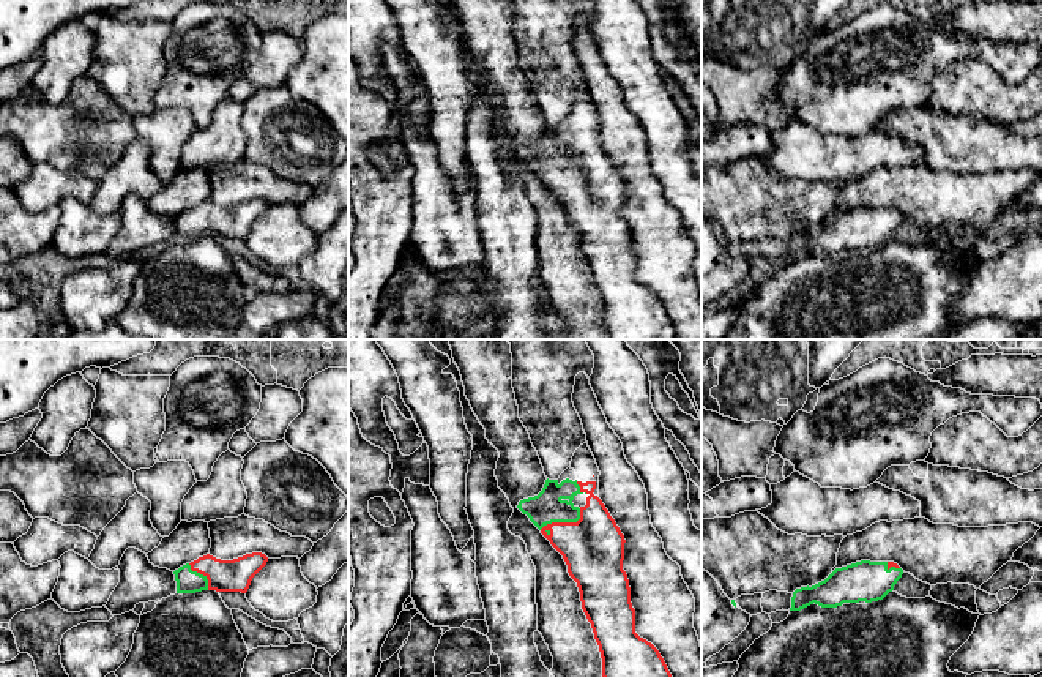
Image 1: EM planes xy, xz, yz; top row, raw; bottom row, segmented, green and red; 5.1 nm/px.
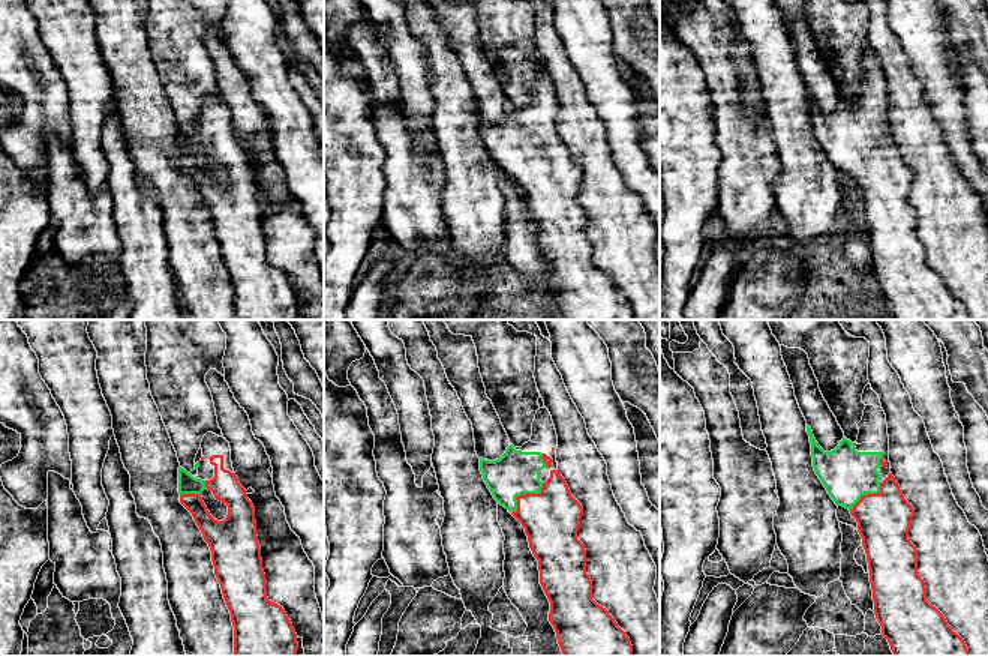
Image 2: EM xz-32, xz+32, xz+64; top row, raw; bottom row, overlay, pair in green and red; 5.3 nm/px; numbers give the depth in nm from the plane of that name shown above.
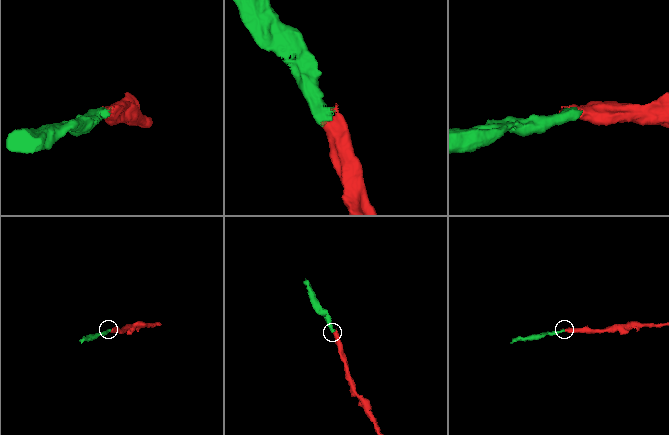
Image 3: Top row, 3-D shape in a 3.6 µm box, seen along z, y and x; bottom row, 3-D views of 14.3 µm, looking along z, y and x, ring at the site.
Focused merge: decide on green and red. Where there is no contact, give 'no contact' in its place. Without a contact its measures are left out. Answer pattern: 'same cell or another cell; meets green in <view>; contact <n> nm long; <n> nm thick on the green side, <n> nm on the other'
same cell; meets green in xz; contact 240 nm long; 160 nm thick on the green side, 320 nm on the other

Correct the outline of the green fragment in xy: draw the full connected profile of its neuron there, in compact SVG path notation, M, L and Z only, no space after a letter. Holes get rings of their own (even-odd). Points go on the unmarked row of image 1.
M262 199L246 200L233 207L221 207L210 200L173 218L177 240L202 237L246 240L252 224L266 211Z

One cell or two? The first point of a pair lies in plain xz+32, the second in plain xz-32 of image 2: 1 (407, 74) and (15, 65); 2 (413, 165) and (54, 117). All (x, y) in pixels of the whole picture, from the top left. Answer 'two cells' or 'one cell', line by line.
1: two cells
2: two cells

